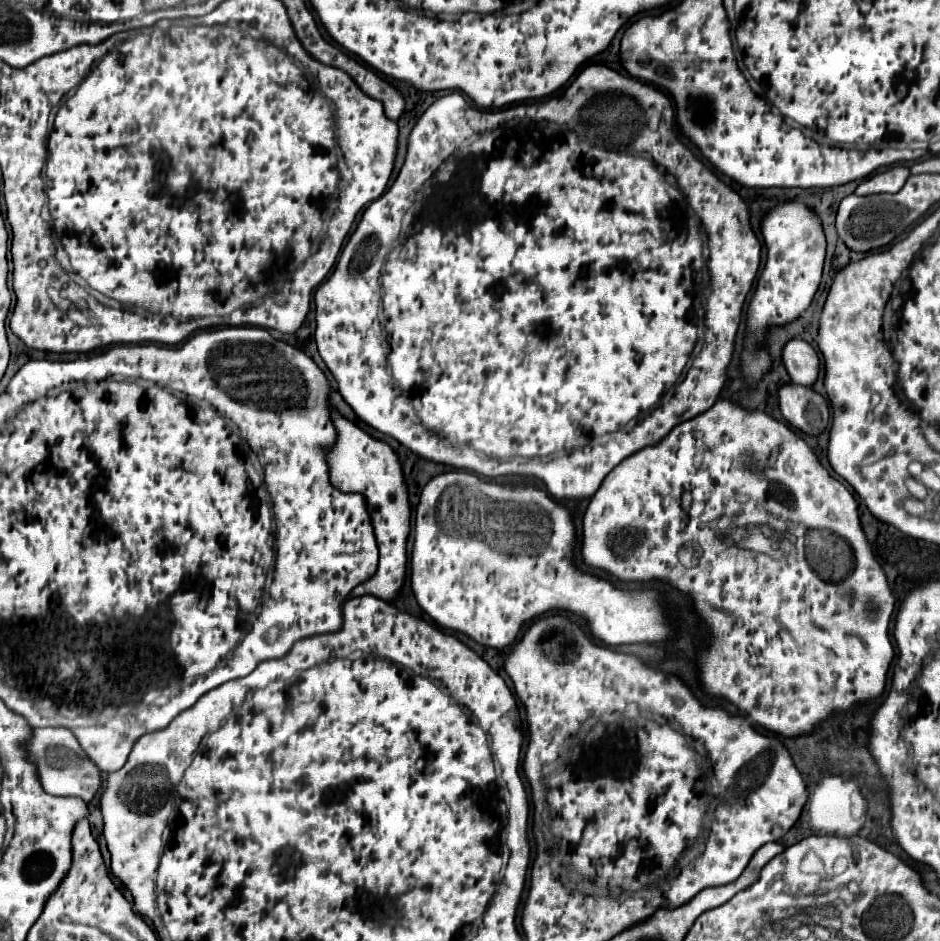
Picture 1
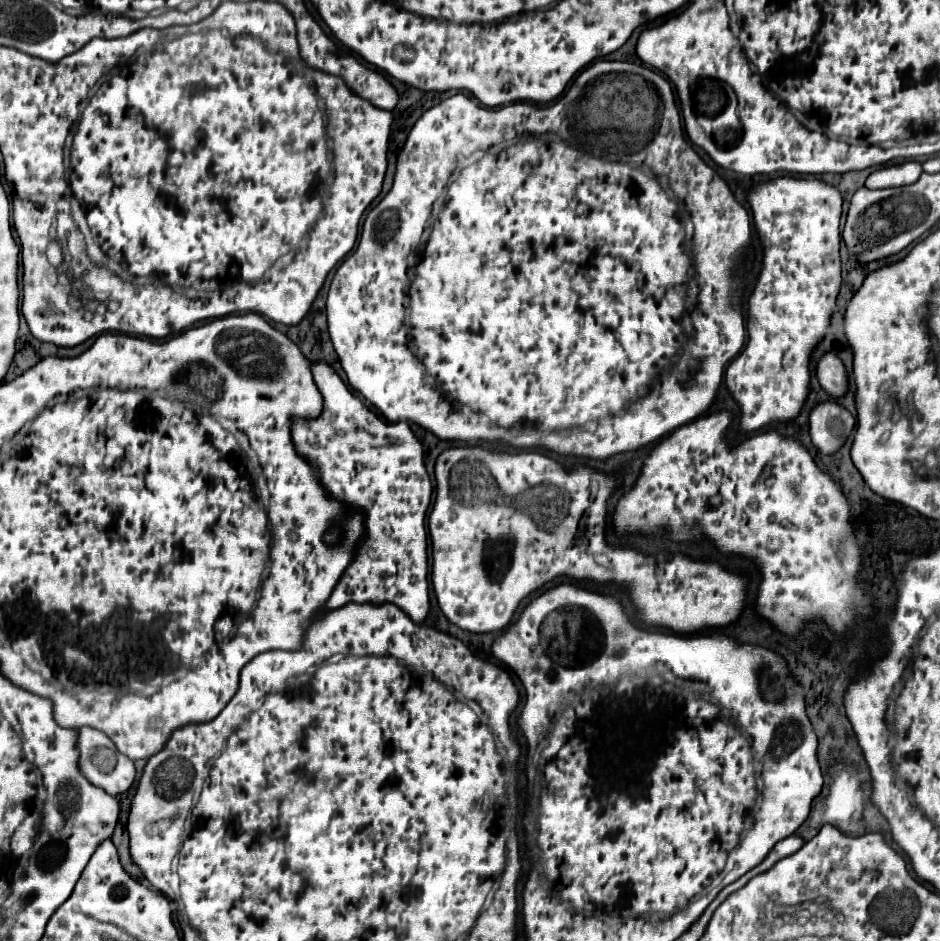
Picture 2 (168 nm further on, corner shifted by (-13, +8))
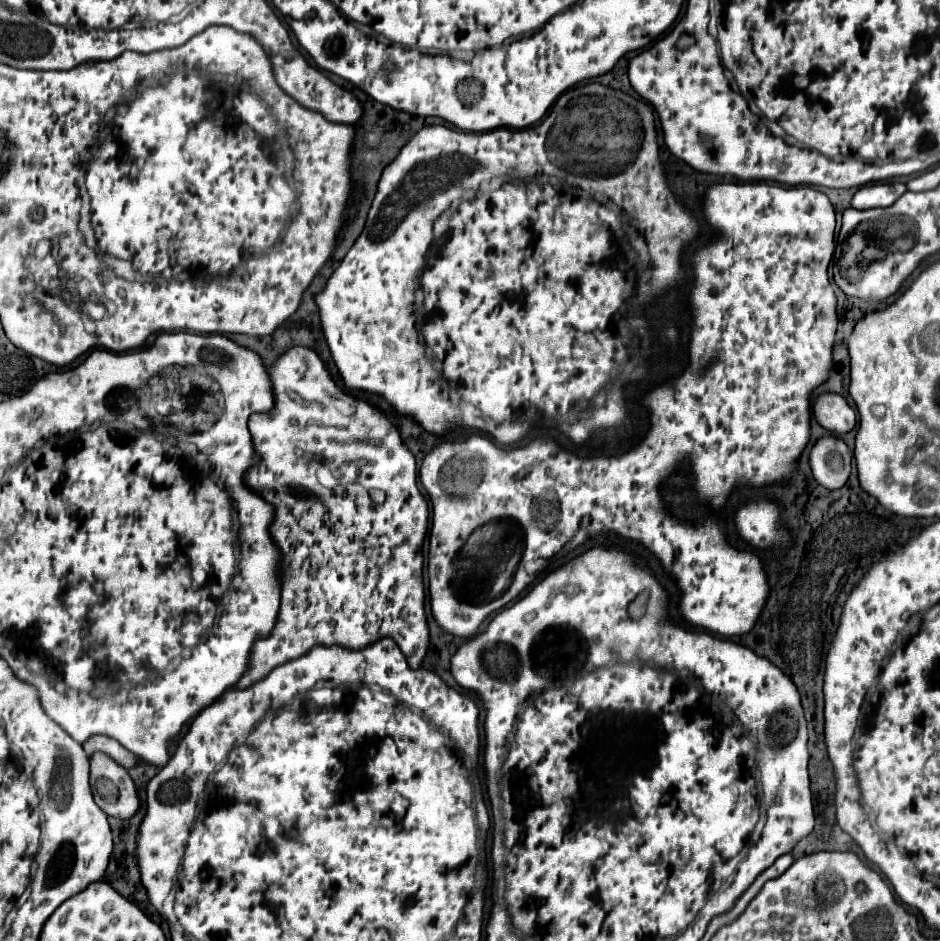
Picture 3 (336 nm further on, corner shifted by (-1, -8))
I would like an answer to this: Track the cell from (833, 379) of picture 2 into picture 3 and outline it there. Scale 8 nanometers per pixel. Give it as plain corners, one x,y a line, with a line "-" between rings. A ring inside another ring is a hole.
824,392
816,396
812,412
816,422
832,434
846,434
856,424
856,412
836,392

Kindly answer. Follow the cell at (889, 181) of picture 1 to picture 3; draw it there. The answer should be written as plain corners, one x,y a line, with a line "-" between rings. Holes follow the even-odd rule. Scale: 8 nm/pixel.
902,182
868,184
868,186
862,186
862,188
854,194
854,198
852,198
852,208
868,210
868,208
892,206
904,192
906,192
906,186
904,186

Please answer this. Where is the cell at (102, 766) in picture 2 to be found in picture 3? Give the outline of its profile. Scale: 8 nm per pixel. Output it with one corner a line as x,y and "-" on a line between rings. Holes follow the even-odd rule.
106,754
90,756
90,786
96,804
108,816
126,820
140,806
130,774

